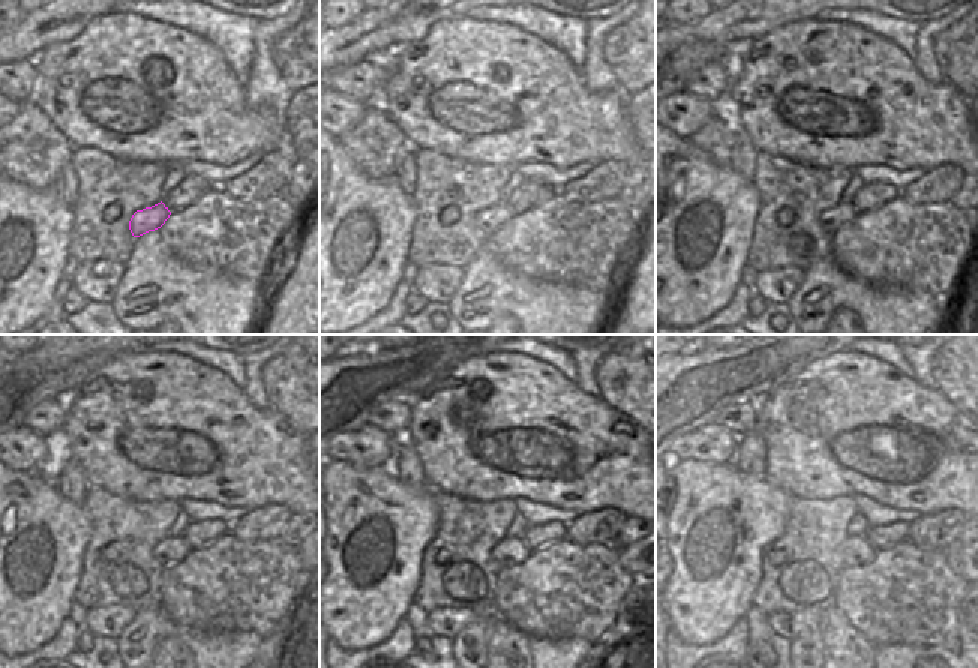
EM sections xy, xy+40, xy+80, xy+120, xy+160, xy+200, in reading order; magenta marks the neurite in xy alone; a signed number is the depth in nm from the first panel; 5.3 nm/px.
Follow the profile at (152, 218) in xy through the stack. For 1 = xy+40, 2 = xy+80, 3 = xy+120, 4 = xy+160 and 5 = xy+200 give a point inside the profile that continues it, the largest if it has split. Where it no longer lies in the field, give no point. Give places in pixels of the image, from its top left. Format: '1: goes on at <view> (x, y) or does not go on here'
1: goes on at xy+40 (489, 219)
2: goes on at xy+80 (833, 219)
3: goes on at xy+120 (171, 551)
4: goes on at xy+160 (510, 551)
5: goes on at xy+200 (855, 551)

